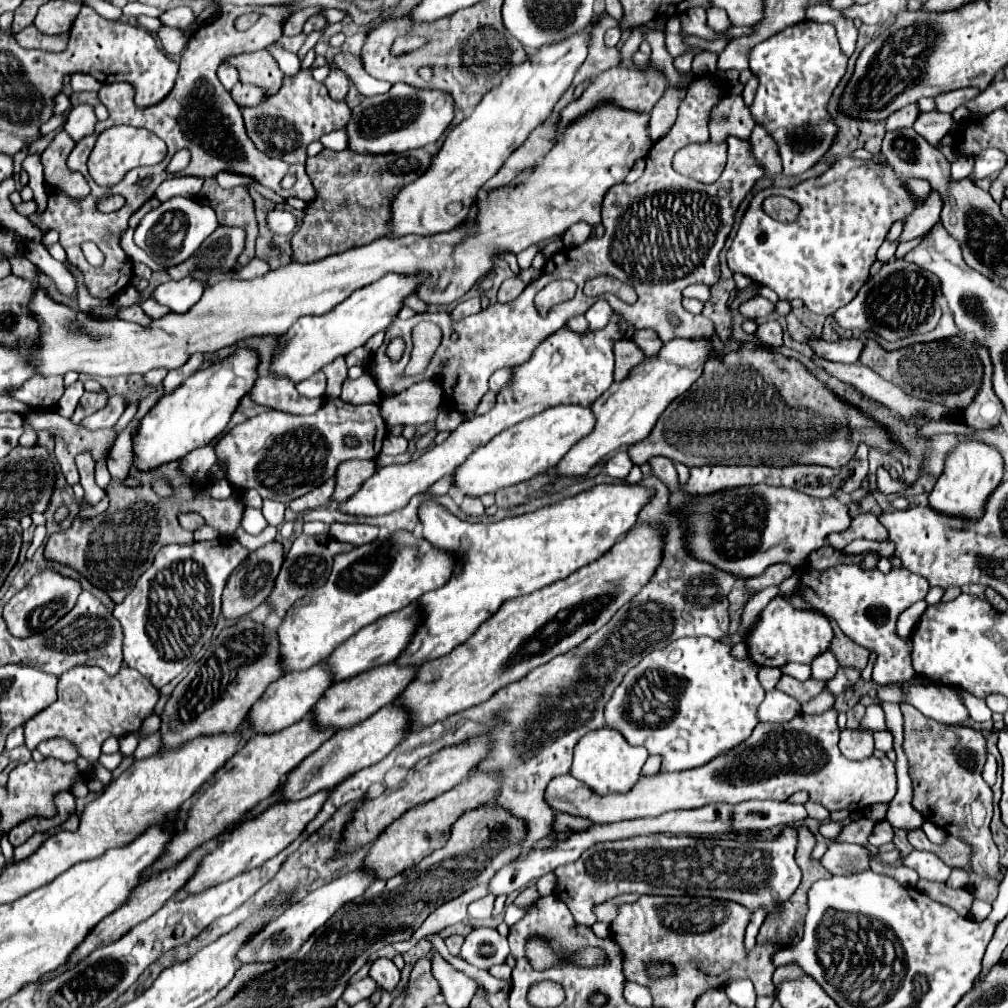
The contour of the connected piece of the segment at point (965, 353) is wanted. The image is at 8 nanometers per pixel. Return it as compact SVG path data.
M954 335L930 343L916 343L896 351L886 351L876 339L868 339L860 355L860 363L874 369L884 379L902 387L908 395L928 399L948 409L966 409L976 399L982 387L984 365L976 353L976 345L966 339L966 335Z

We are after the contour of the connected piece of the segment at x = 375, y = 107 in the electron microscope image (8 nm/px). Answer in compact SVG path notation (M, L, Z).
M396 83L388 93L384 95L376 95L376 97L366 97L358 107L352 109L352 117L350 123L346 125L346 133L348 133L348 149L354 153L402 153L408 149L418 149L424 147L428 143L434 143L444 129L450 125L454 117L454 101L450 99L450 95L442 93L442 91L422 91L416 87L410 87L406 83Z

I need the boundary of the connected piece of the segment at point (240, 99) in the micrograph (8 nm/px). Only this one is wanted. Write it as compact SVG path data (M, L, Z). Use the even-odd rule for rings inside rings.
M238 83L234 85L234 89L230 91L234 101L240 105L240 107L256 107L260 101L262 101L262 89L254 87L254 85L244 85L244 83Z

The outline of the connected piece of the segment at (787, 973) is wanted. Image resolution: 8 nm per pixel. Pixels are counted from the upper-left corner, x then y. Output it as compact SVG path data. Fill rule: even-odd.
M788 963L780 967L780 973L774 973L774 983L778 985L782 979L792 979L796 975L802 975L802 969L798 967L798 963Z

